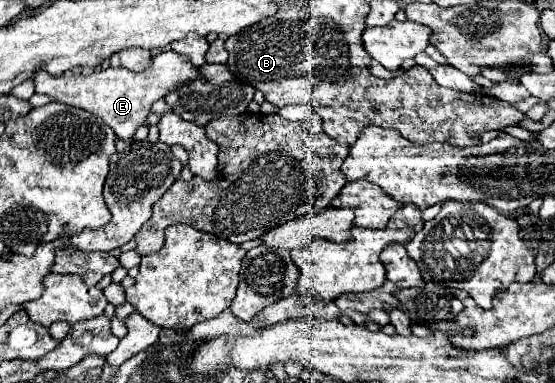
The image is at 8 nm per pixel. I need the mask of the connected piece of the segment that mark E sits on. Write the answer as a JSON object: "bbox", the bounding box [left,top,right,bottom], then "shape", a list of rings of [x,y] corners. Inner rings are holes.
{"bbox":[33,51,201,139],"shape":[[[165,51],[157,57],[153,57],[151,67],[141,73],[133,73],[129,69],[101,69],[91,75],[73,75],[73,73],[63,73],[61,77],[53,77],[47,71],[37,71],[33,81],[37,93],[45,93],[61,103],[81,107],[97,117],[101,117],[119,139],[131,139],[137,131],[137,127],[145,125],[145,119],[151,111],[151,105],[159,99],[163,99],[167,93],[173,89],[187,85],[195,79],[199,79],[201,73],[193,63],[175,51]]]}

